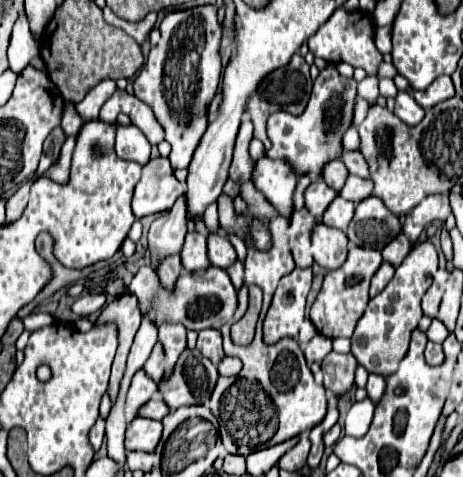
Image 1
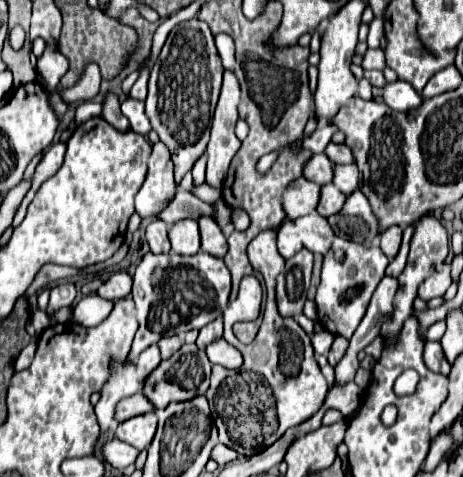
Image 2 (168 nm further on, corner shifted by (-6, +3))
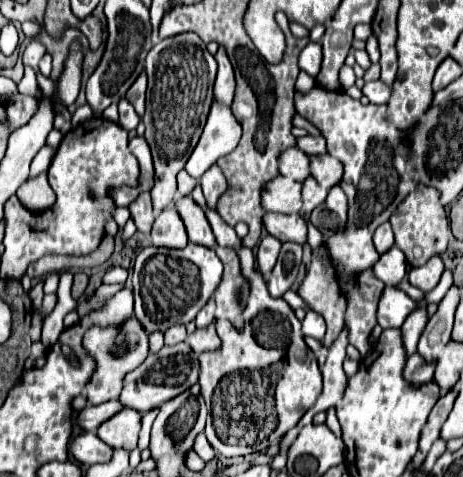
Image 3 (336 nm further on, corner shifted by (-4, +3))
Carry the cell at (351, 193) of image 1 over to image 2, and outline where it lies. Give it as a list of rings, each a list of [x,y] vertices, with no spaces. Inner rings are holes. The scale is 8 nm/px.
[[[339,164],[335,168],[335,182],[333,182],[343,194],[351,194],[359,188],[359,170],[355,164]]]

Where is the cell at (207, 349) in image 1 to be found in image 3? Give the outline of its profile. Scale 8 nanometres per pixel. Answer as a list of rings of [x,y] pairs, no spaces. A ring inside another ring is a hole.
[[[211,298],[211,300],[201,308],[201,312],[199,312],[197,318],[195,318],[197,328],[201,328],[201,326],[209,326],[209,322],[215,322],[213,312],[215,312],[215,302],[213,302],[213,298]]]

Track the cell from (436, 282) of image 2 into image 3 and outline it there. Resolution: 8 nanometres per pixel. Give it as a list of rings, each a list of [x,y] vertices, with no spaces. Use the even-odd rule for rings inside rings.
[[[433,256],[433,258],[429,258],[427,264],[411,268],[409,274],[407,274],[407,278],[409,278],[409,282],[415,288],[419,288],[423,292],[429,292],[429,290],[433,290],[437,286],[443,270],[445,270],[443,268],[443,260],[439,256]]]

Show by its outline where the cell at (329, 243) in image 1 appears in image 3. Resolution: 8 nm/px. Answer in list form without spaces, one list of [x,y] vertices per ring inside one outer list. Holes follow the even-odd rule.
[[[265,214],[263,226],[271,236],[275,236],[281,242],[307,242],[307,222],[299,214]]]

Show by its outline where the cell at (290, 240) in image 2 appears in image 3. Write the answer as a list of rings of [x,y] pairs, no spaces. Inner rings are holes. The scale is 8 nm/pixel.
[[[265,234],[259,242],[259,248],[255,252],[255,260],[257,260],[257,268],[259,272],[267,278],[267,272],[273,268],[275,260],[277,260],[277,252],[281,250],[281,242],[269,234]]]

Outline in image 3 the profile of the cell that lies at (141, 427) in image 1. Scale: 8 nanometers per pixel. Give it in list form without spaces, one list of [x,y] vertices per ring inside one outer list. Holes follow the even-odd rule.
[[[131,408],[119,410],[97,428],[97,436],[111,448],[137,448],[137,436],[141,426],[141,414]]]

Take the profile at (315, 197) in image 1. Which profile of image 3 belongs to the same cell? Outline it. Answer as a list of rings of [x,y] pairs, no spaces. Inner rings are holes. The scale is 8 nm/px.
[[[275,176],[263,186],[261,208],[265,212],[293,214],[301,212],[301,184],[295,180],[285,180],[285,176]]]

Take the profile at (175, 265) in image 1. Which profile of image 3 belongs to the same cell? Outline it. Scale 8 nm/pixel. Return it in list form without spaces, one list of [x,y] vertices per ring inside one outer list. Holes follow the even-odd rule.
[[[141,192],[131,204],[129,204],[129,212],[131,212],[131,218],[137,226],[139,232],[143,234],[149,234],[149,228],[153,226],[153,210],[151,210],[151,196],[149,192]]]

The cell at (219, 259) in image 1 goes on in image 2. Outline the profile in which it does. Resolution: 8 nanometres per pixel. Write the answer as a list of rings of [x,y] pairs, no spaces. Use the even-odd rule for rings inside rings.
[[[199,218],[199,230],[201,230],[201,250],[223,258],[227,254],[227,238],[221,232],[219,224],[213,218]]]

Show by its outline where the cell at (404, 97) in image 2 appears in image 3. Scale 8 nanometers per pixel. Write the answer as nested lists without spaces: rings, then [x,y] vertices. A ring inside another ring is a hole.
[[[381,80],[367,82],[361,88],[361,92],[363,92],[363,96],[369,98],[371,104],[385,104],[385,100],[389,98],[389,86],[387,84],[381,84]]]

